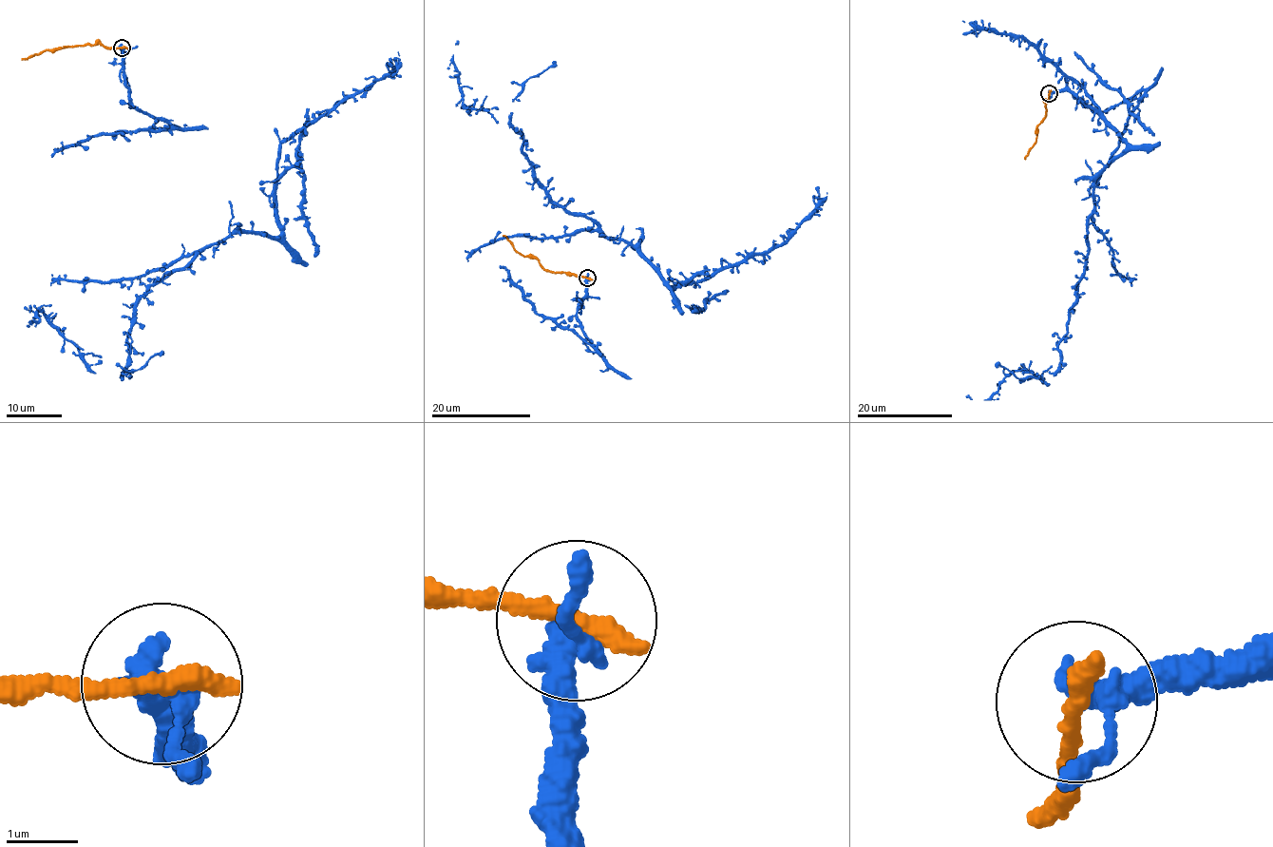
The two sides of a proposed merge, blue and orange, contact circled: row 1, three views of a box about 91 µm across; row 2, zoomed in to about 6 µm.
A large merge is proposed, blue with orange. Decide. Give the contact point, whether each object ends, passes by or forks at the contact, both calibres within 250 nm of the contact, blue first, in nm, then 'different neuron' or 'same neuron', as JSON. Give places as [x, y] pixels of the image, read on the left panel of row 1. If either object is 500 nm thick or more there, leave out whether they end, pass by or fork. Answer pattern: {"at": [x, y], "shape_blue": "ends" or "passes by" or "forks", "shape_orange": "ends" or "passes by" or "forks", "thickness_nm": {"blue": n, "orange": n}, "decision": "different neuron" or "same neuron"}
{"at": [122, 48], "shape_blue": "passes by", "shape_orange": "ends", "thickness_nm": {"blue": 320, "orange": 360}, "decision": "different neuron"}

